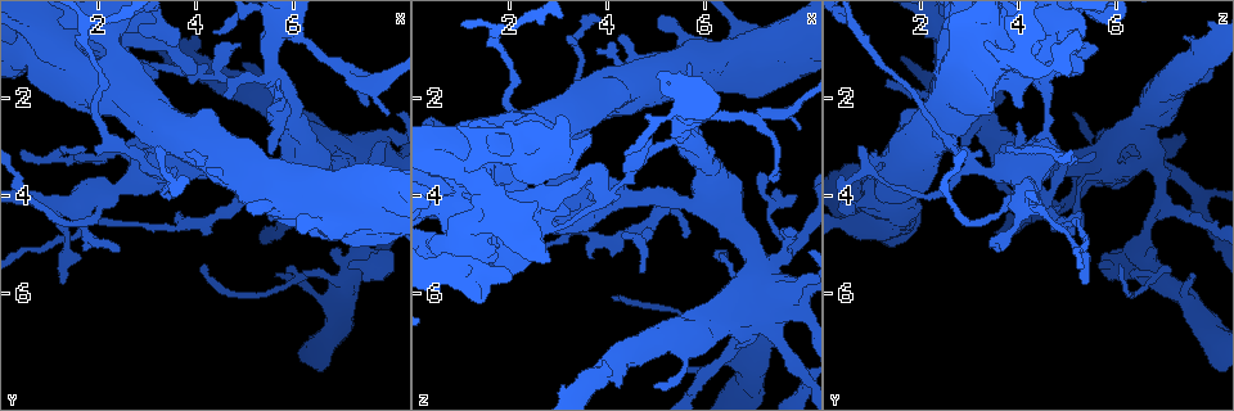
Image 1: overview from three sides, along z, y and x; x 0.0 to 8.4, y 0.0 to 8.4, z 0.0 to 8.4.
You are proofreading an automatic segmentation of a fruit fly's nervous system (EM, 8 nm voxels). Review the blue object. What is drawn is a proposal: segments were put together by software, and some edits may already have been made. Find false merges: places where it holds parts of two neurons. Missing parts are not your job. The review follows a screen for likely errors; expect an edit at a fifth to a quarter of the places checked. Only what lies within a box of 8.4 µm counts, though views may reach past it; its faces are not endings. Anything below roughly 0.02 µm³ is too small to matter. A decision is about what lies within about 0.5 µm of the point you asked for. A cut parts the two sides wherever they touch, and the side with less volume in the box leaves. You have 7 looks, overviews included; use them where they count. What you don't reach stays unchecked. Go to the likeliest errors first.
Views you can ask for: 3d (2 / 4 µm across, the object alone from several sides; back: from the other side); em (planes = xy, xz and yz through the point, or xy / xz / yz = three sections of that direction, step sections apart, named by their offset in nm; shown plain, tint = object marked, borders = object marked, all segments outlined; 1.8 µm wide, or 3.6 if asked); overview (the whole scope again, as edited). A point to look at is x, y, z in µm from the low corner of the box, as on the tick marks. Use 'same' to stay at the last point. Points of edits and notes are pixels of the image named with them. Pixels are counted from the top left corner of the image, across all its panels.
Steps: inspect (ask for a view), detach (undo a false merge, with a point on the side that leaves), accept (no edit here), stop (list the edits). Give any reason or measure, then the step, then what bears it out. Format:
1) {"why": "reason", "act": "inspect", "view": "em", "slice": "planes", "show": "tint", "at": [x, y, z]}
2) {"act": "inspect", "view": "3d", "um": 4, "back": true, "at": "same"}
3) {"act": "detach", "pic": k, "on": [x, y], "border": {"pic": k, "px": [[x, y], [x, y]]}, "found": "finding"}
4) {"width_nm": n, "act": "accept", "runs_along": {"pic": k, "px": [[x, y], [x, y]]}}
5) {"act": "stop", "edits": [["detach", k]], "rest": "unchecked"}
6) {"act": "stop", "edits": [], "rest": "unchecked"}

{"why": "touches itself", "act": "inspect", "view": "em", "um": 3.6, "slice": "yz", "step": 8, "show": "tint", "at": [0.90, 0.65, 4.85]}

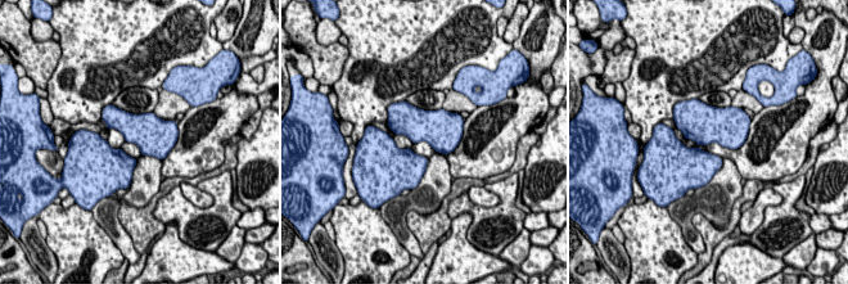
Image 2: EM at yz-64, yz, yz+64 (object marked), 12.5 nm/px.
{"act": "accept", "found": "continuous, no second neuron"}

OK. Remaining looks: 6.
{"why": "thin arm on a thick one", "act": "inspect", "view": "em", "slice": "xz", "step": 16, "show": "tint", "at": [7.30, 5.15, 6.50]}

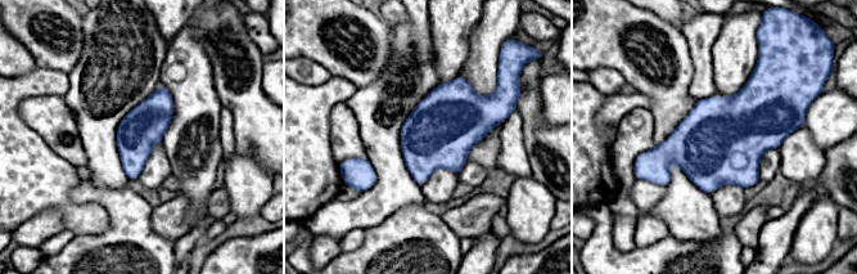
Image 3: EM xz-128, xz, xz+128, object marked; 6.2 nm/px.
{"act": "inspect", "view": "em", "slice": "planes", "show": "tint", "at": "same"}

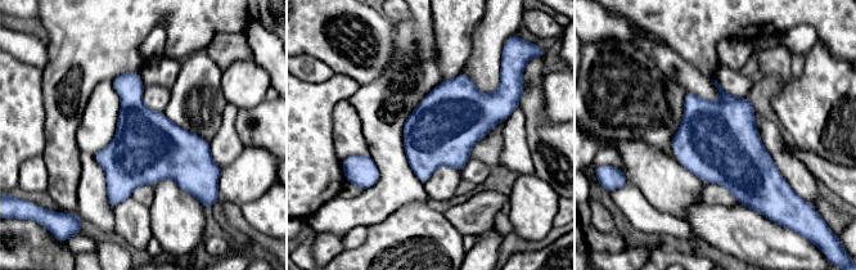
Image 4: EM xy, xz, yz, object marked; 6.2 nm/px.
{"act": "accept", "found": "one neuron here"}

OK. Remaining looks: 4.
{"act": "inspect", "view": "em", "um": 3.6, "slice": "yz", "step": 4, "show": "plain", "at": [7.60, 3.55, 0.60]}

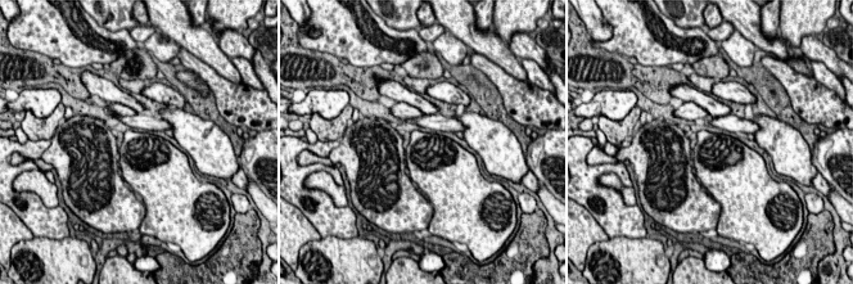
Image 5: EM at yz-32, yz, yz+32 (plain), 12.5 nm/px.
{"act": "inspect", "view": "em", "um": 3.6, "slice": "yz", "step": 4, "show": "tint", "at": "same"}

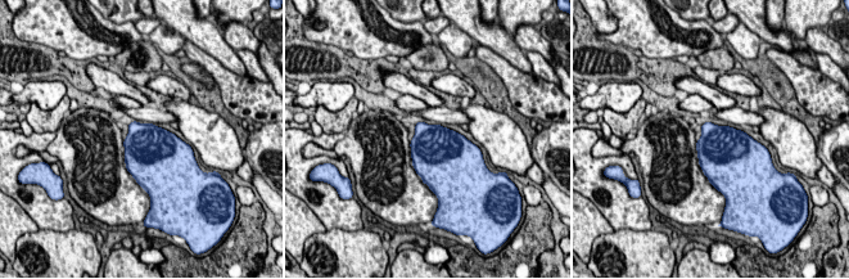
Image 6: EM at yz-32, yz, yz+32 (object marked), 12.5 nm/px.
{"act": "accept", "found": "one neuron here"}

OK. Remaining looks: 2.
{"act": "stop", "edits": [], "rest": "unchecked"}

